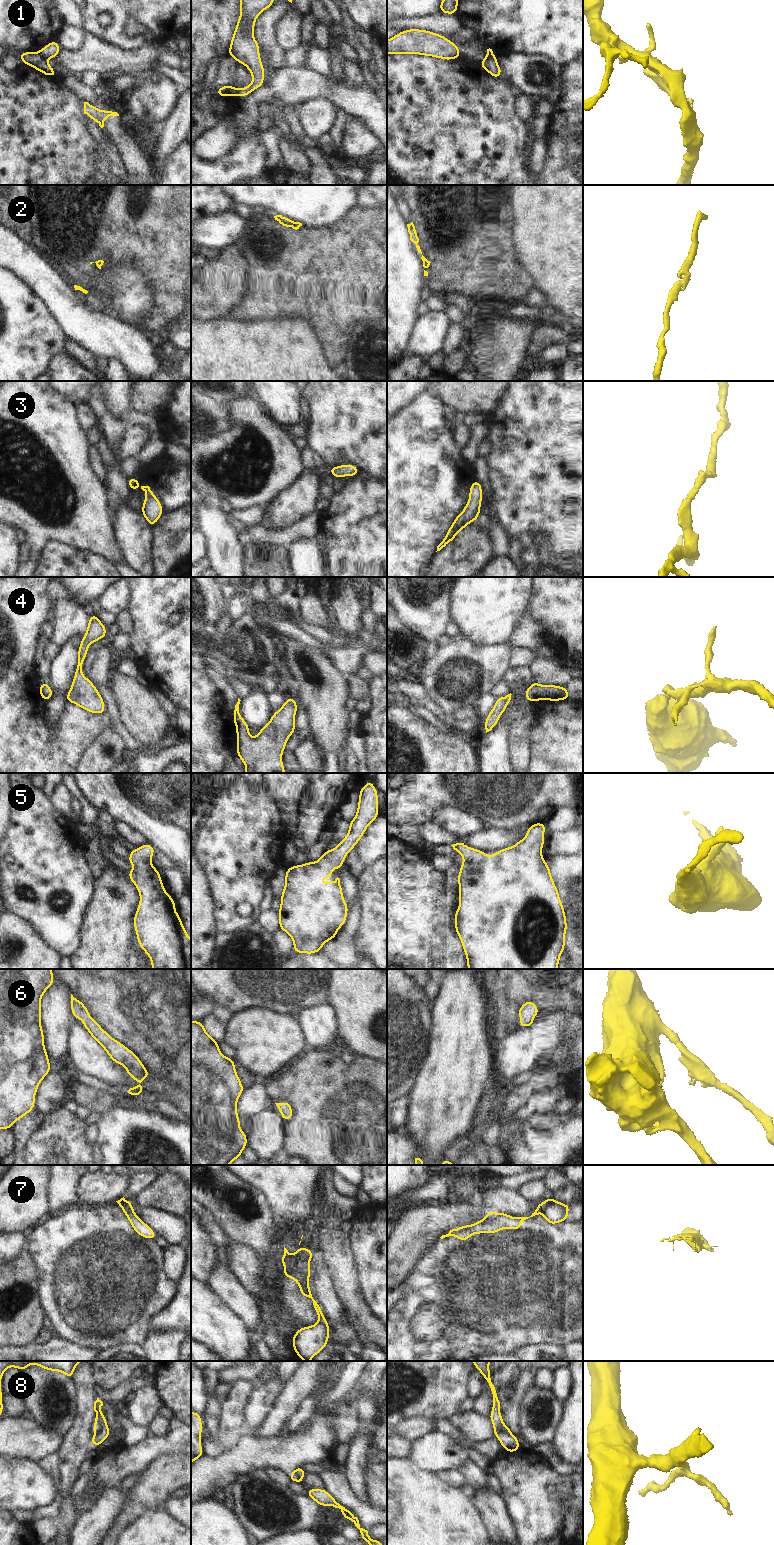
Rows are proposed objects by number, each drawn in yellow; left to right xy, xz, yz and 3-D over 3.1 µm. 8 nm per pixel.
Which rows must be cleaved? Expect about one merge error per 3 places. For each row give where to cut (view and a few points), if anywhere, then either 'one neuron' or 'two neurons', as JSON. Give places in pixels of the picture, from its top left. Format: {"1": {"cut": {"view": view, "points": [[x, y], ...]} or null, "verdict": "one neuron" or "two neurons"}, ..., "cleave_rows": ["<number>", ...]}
{"1": {"cut": {"view": "xy", "points": [[39, 51], [45, 58]]}, "verdict": "two neurons"}, "2": {"cut": null, "verdict": "one neuron"}, "3": {"cut": null, "verdict": "one neuron"}, "4": {"cut": null, "verdict": "one neuron"}, "5": {"cut": null, "verdict": "one neuron"}, "6": {"cut": null, "verdict": "one neuron"}, "7": {"cut": {"view": "yz", "points": [[544, 1202], [544, 1211], [542, 1213]]}, "verdict": "two neurons"}, "8": {"cut": {"view": "xy", "points": [[96, 1419], [100, 1429], [95, 1434]]}, "verdict": "two neurons"}, "cleave_rows": ["1", "7", "8"]}

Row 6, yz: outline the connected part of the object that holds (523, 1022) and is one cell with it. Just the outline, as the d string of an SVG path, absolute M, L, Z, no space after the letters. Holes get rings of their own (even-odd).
M527 1000L518 1010L520 1017L519 1027L531 1027L534 1024L532 1020L539 1013L538 1007L534 1002Z

